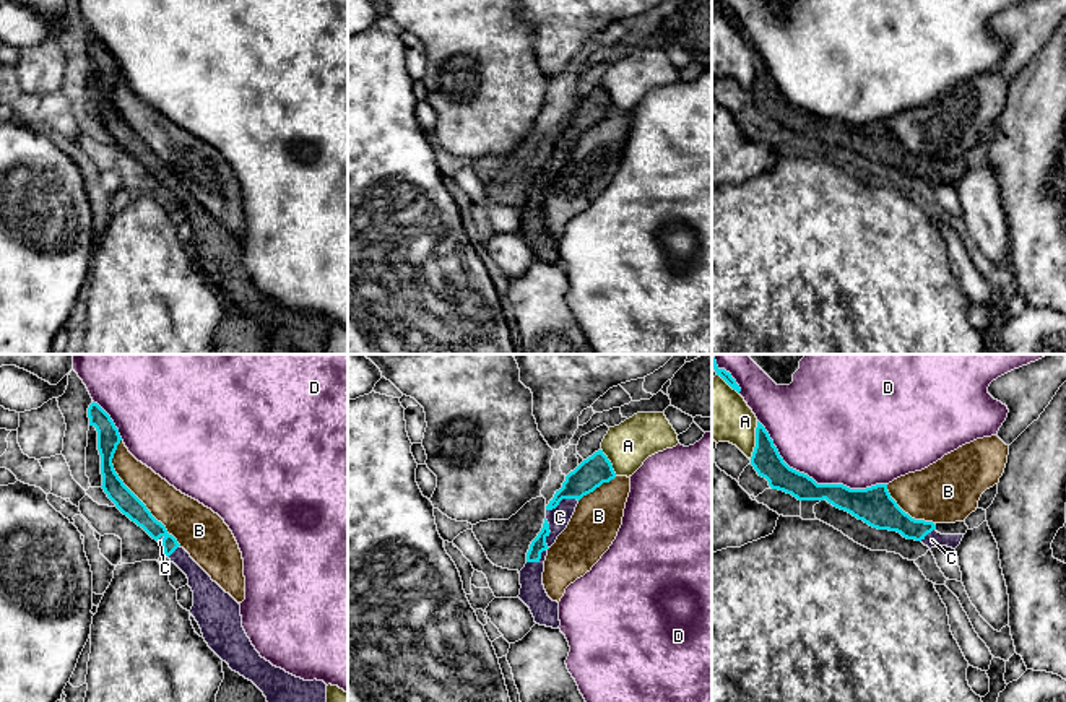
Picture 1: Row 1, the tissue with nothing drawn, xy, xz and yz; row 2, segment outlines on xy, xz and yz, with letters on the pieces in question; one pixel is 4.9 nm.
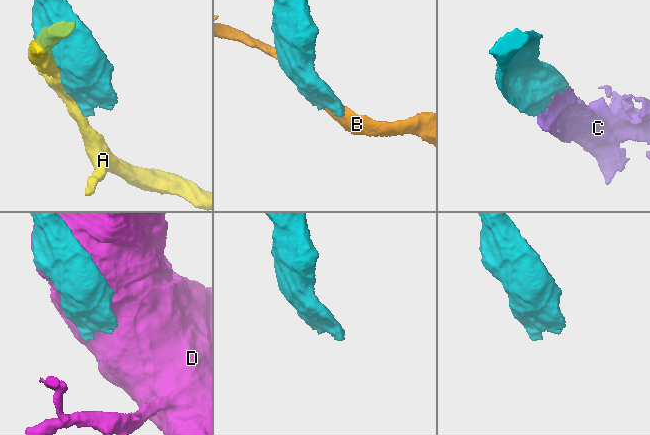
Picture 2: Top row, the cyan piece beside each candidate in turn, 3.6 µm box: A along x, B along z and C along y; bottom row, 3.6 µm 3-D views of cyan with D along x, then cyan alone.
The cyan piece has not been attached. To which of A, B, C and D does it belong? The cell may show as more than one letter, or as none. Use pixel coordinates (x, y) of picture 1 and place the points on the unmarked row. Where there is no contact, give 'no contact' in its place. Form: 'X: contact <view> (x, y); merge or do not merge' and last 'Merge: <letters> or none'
A: contact yz (756, 77); do not merge
B: contact xy (132, 129); do not merge
C: contact xz (546, 181); merge
D: contact yz (813, 116); do not merge
Merge: C

